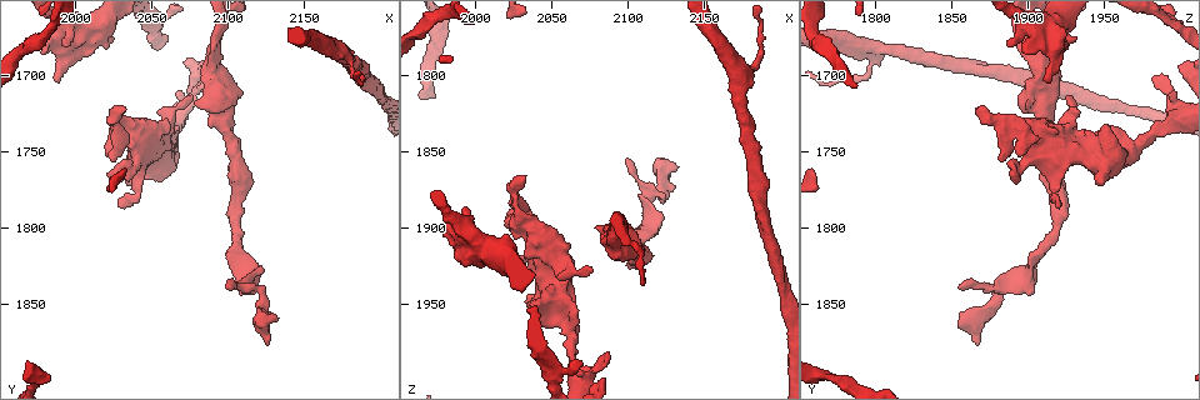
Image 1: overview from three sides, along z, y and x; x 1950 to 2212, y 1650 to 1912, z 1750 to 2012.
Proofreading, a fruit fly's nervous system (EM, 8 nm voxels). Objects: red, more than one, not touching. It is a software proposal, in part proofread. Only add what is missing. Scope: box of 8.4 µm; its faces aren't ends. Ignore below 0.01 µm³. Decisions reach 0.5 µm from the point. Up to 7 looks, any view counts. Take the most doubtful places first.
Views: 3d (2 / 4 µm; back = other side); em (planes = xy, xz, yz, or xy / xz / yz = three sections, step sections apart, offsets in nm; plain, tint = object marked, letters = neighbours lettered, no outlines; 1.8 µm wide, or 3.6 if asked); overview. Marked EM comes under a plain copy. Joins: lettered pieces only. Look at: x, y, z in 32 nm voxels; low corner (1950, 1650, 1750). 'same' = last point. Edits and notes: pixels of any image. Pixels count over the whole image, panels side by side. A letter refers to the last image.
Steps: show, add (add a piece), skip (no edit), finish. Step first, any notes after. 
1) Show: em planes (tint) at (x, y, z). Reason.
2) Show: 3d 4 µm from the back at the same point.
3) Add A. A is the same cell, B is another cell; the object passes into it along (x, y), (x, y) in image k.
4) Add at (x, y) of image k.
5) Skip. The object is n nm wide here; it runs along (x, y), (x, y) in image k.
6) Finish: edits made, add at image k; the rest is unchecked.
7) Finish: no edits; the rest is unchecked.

Show: 3d 4 µm at (2126, 1876, 1866). Free end.

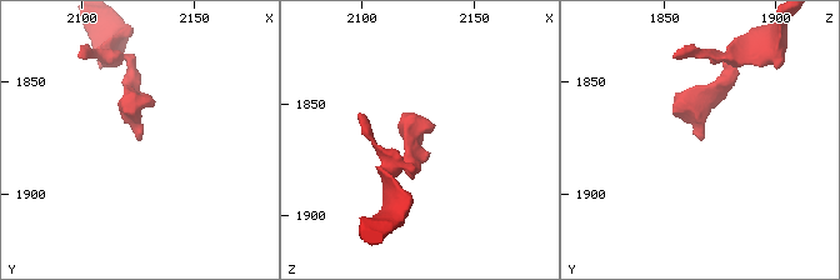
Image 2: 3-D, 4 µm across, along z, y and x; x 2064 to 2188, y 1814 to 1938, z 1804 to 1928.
Show: em 3.6 µm xz step 8 (tint) at (2127, 1875, 1867).

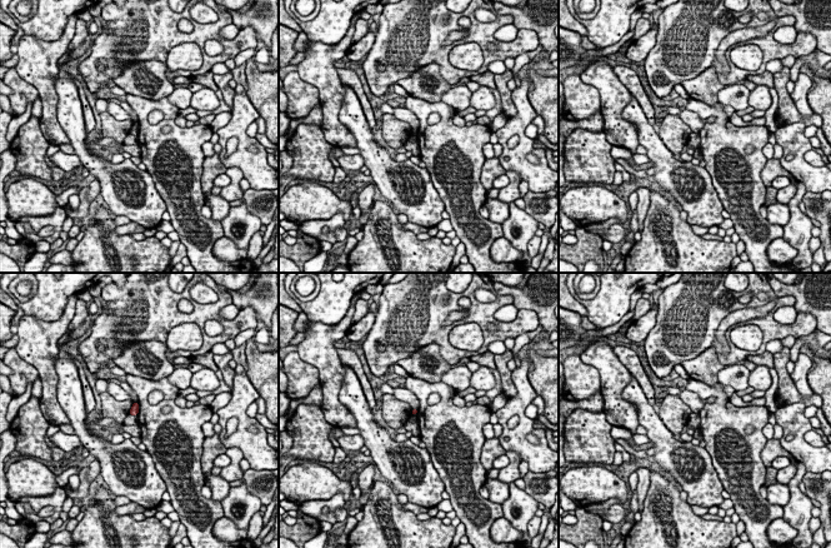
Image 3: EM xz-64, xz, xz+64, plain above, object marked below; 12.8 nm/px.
Show: em 3.6 µm planes (letters) at the same point.

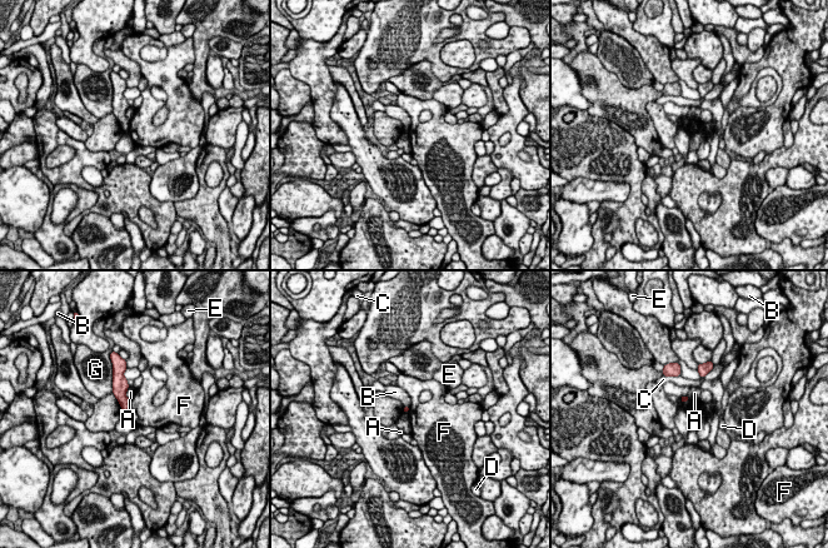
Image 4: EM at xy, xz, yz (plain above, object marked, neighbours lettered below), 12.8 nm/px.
Skip. A, B, C, D, E, F and G are other cells; a border runs along (130, 399), (128, 412) in image 4; no lettered piece goes on from it.

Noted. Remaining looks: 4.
Show: em yz step 16 (letters) at (1988, 1706, 1914). An open end.

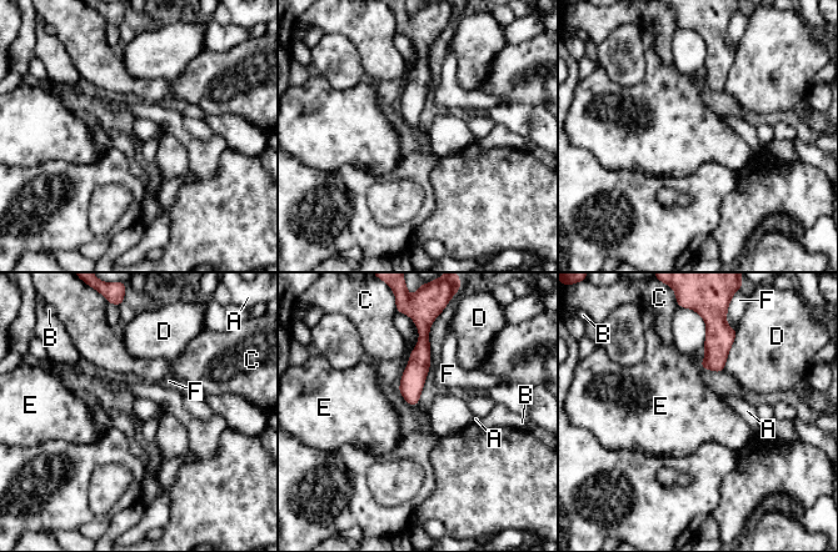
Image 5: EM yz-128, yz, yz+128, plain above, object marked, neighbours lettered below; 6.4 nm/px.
Skip. The longest contact is with D, 240 nm; A, B, C, D, E and F are other cells; a border runs along (702, 346), (703, 369) in image 5; none of them fits.

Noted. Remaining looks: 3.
Show: em planes (tint) at (2076, 1714, 1926). Free end.

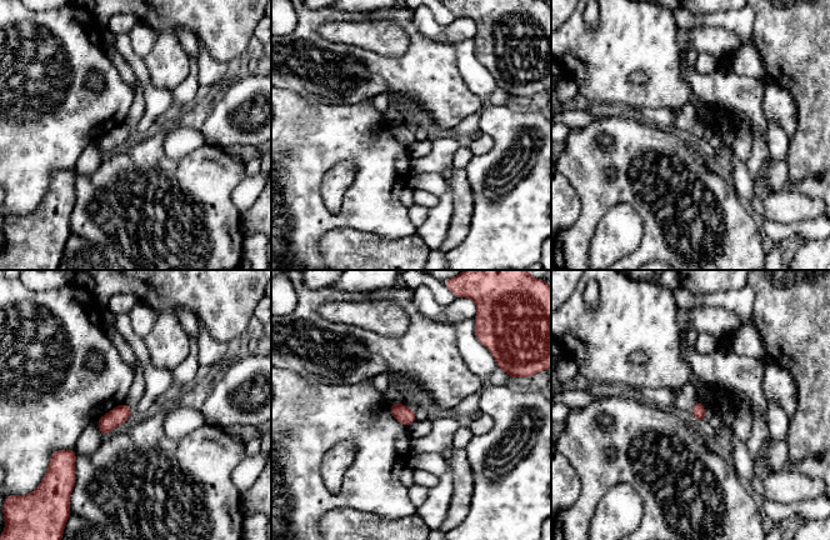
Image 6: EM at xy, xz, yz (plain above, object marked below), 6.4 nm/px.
Show: em planes (letters) at the same point. See the neighbours.

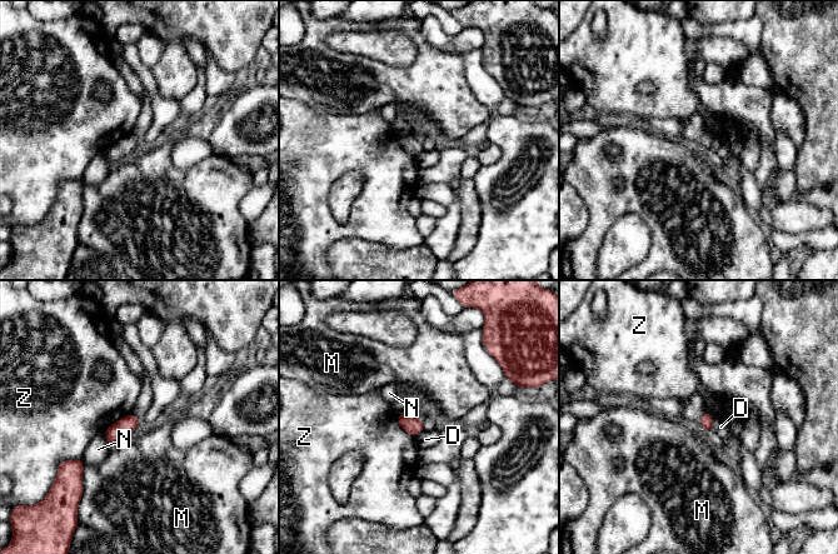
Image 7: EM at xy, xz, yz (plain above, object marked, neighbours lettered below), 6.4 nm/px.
Skip. The longest contact is with Z, 190 nm; D, M, N and Z are other cells; no lettered piece goes on from it.

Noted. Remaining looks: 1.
Finish: no edits; the rest is unchecked.

